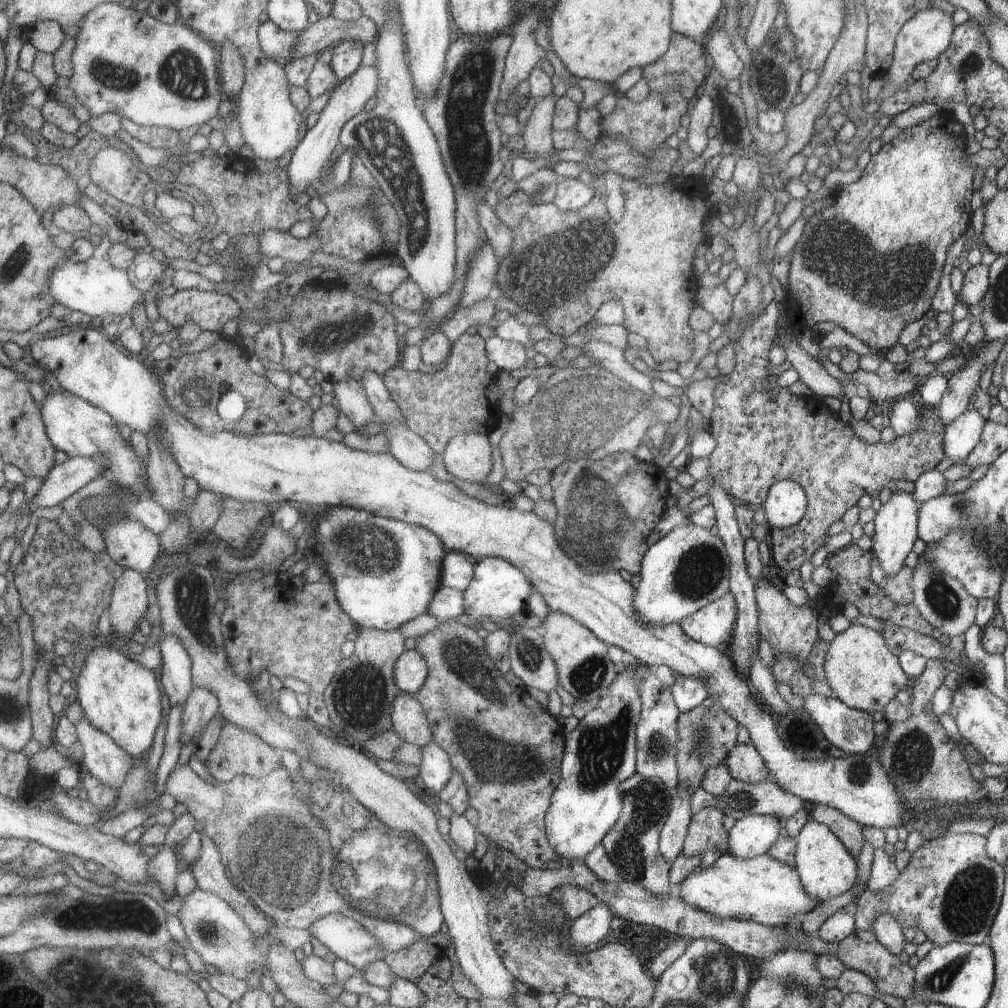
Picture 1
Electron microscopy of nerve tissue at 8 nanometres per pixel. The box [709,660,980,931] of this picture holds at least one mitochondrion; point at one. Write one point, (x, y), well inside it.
(913, 754)

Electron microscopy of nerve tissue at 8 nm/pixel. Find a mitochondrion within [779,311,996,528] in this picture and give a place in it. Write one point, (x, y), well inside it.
(962, 505)

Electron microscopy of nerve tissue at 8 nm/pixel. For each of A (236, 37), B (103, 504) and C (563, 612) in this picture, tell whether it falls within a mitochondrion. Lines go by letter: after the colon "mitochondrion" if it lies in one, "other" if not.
A: other
B: mitochondrion
C: other

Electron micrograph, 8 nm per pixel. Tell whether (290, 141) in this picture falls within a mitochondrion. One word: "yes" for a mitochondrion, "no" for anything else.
no

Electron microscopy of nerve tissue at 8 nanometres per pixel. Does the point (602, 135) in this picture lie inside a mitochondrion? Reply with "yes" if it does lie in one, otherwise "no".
no

